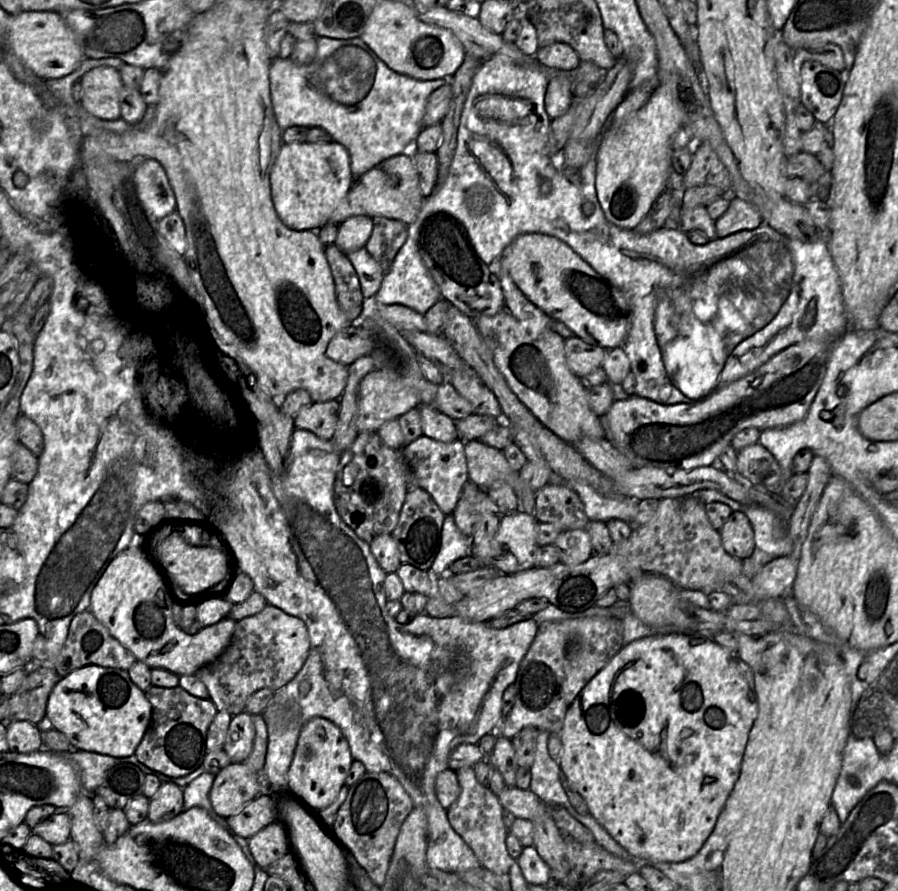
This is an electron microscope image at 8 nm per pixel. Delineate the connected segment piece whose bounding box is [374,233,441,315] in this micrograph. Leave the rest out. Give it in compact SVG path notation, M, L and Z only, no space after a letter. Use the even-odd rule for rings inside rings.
M408 233L390 269L384 274L374 301L384 305L402 304L424 315L440 298L438 285L421 258L418 237L416 234Z

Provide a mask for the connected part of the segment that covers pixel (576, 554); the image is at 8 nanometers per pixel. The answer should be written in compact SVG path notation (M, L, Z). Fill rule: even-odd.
M587 529L562 531L554 541L560 562L566 565L579 565L588 561L594 550Z

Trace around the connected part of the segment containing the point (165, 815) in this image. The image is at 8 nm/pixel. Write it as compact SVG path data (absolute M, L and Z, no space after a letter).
M162 783L150 799L148 819L162 823L176 817L183 811L183 788L174 783Z

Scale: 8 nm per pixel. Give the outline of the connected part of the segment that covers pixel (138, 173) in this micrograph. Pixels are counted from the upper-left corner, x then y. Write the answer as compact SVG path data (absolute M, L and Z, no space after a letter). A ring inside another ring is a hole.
M143 159L135 166L133 183L141 206L155 219L176 210L175 194L167 174L155 159Z

